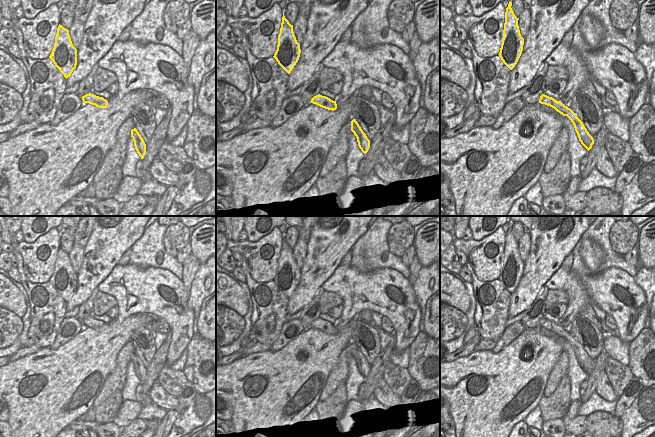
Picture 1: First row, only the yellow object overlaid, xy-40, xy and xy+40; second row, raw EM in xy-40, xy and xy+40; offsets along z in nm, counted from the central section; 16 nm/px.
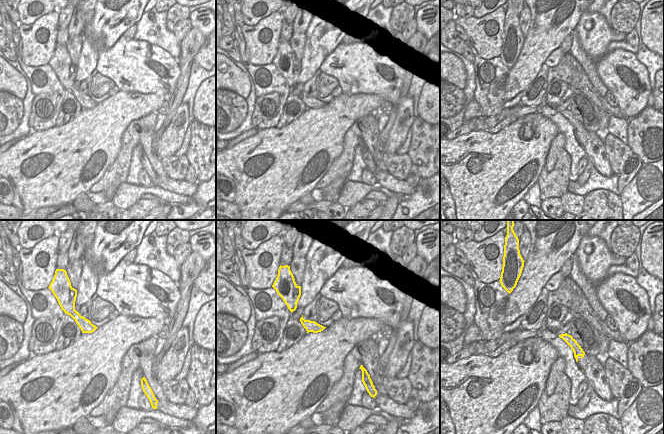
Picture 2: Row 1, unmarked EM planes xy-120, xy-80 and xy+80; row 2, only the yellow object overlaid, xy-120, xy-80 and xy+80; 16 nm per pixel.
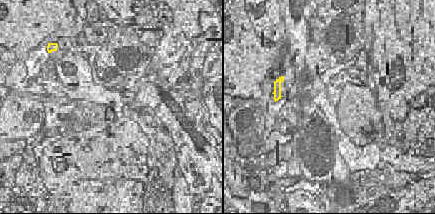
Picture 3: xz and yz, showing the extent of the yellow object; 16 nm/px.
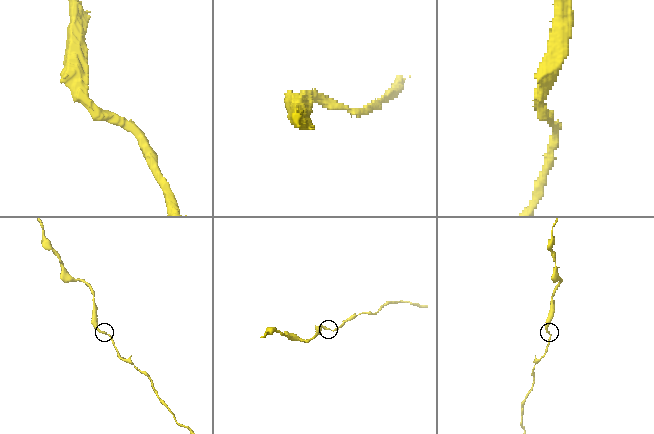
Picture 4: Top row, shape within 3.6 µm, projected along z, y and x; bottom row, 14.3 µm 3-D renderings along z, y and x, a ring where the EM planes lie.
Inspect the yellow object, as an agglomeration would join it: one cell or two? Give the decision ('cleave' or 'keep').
keep

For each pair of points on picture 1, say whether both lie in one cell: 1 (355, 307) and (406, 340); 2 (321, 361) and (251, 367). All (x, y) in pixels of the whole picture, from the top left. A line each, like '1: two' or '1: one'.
1: one
2: one

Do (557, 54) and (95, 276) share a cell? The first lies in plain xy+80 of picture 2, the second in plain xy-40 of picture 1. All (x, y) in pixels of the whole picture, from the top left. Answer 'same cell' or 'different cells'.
different cells

